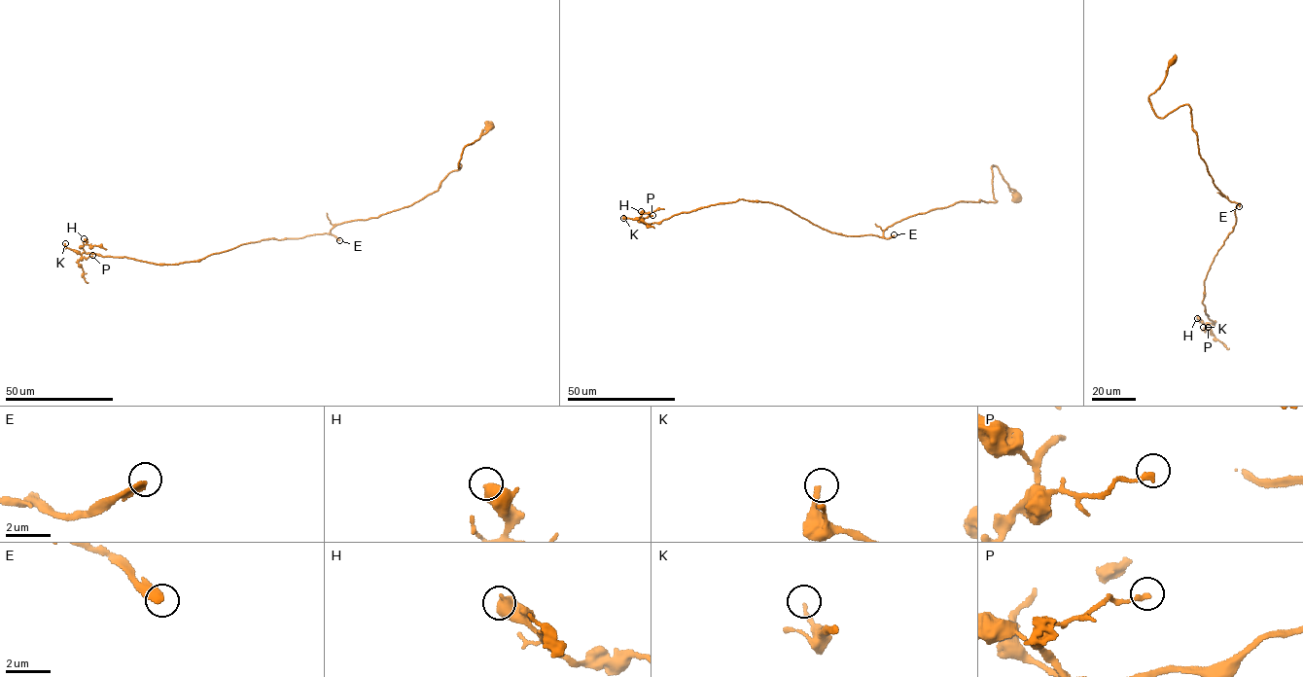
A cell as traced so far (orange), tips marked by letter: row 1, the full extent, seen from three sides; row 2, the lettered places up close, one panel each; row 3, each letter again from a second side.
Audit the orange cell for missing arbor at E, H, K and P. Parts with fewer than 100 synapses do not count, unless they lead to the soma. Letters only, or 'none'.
E

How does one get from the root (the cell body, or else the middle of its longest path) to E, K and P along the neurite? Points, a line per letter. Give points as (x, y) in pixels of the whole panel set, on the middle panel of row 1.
E: (1016, 196), (993, 165), (996, 201), (959, 201), (909, 216), (883, 232), (886, 238), (894, 234)
K: (1016, 196), (993, 165), (996, 201), (919, 213), (882, 236), (744, 199), (658, 223), (623, 218)
P: (1016, 196), (993, 165), (996, 201), (919, 213), (882, 236), (744, 199), (642, 221), (652, 215)

